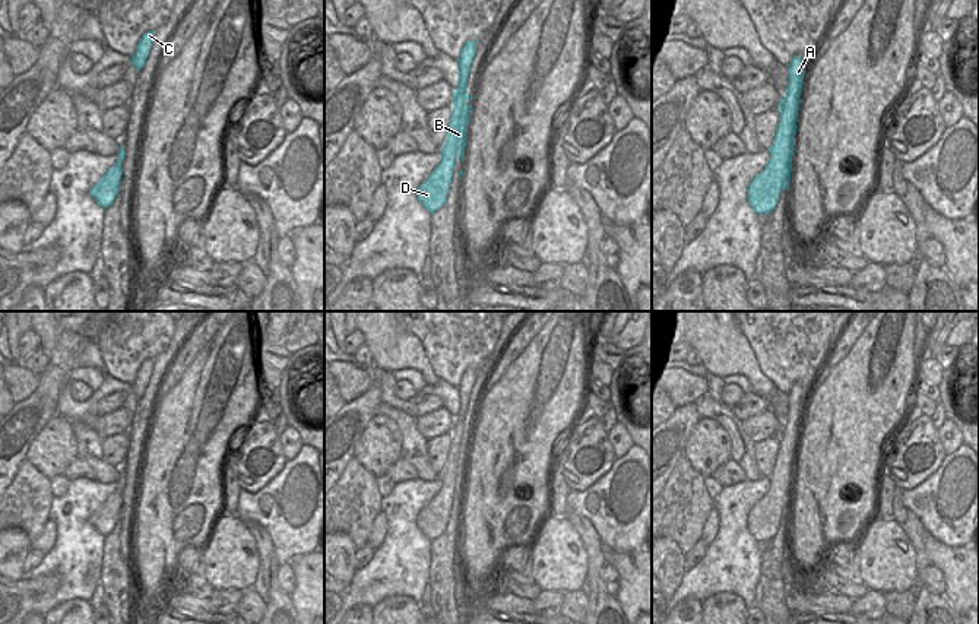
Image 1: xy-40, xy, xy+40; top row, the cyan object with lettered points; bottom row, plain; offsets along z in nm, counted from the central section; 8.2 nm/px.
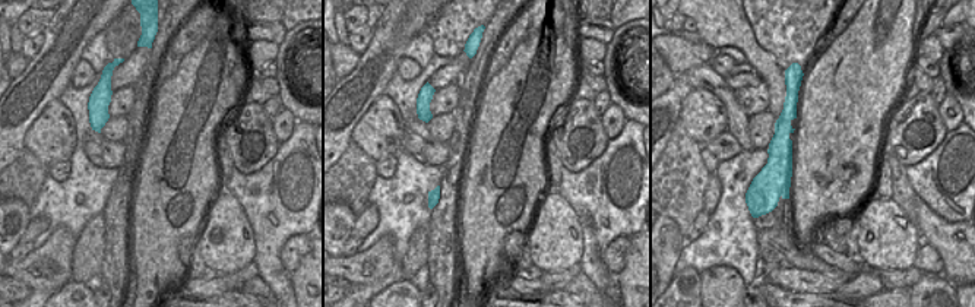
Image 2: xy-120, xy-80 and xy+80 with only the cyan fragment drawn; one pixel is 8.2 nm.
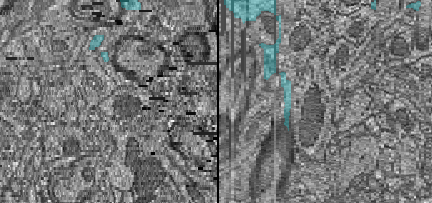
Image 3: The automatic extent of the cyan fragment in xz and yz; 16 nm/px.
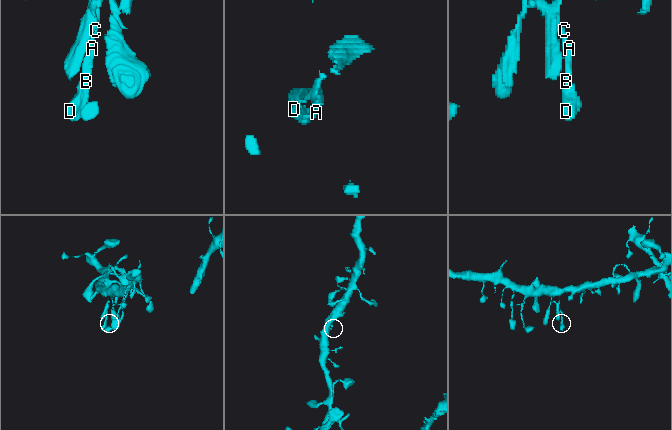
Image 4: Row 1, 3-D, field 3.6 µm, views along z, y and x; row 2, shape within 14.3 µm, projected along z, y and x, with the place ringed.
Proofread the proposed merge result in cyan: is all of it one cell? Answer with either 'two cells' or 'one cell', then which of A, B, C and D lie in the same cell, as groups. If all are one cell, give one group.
one cell; groups A B C D

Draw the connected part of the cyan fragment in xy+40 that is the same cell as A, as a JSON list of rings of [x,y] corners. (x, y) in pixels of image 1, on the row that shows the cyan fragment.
[[[795,56],[788,64],[788,86],[779,101],[779,123],[773,145],[769,148],[770,159],[747,189],[747,200],[758,215],[774,210],[782,190],[789,190],[792,156],[799,111],[799,95],[807,70],[802,58]]]

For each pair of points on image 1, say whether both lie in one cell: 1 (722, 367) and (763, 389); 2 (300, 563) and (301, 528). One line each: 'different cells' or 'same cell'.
1: same cell
2: different cells

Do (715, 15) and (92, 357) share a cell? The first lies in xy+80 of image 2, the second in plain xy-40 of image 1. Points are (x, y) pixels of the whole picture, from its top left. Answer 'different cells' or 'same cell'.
same cell

